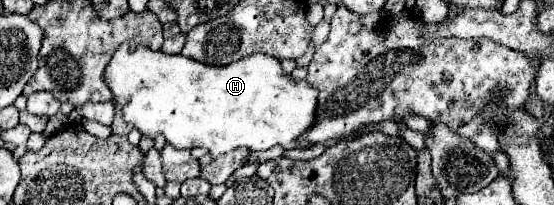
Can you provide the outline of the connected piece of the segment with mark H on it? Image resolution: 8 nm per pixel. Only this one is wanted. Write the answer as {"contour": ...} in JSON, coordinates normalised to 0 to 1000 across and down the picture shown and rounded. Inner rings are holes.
{"contour":[[[226,210],[200,278],[186,376],[204,454],[204,512],[218,532],[222,590],[236,600],[247,639],[255,639],[258,668],[280,678],[283,659],[298,659],[301,698],[309,698],[316,727],[374,717],[384,766],[424,717],[446,717],[449,737],[478,737],[500,698],[514,727],[551,717],[536,688],[536,668],[561,620],[572,512],[572,444],[561,434],[561,415],[551,395],[532,395],[507,337],[507,307],[496,278],[475,259],[446,268],[399,327],[370,317],[330,268],[276,249],[262,220],[236,249]]]}

